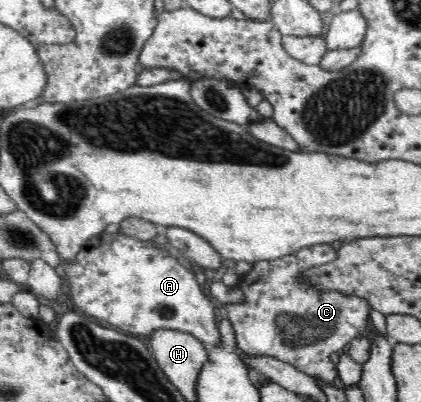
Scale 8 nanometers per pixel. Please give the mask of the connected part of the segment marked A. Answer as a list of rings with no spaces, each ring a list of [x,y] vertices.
[[[123,233],[94,237],[66,264],[71,298],[81,314],[107,322],[131,334],[149,336],[157,328],[187,332],[203,344],[221,346],[215,308],[187,263],[180,262],[150,242]]]

